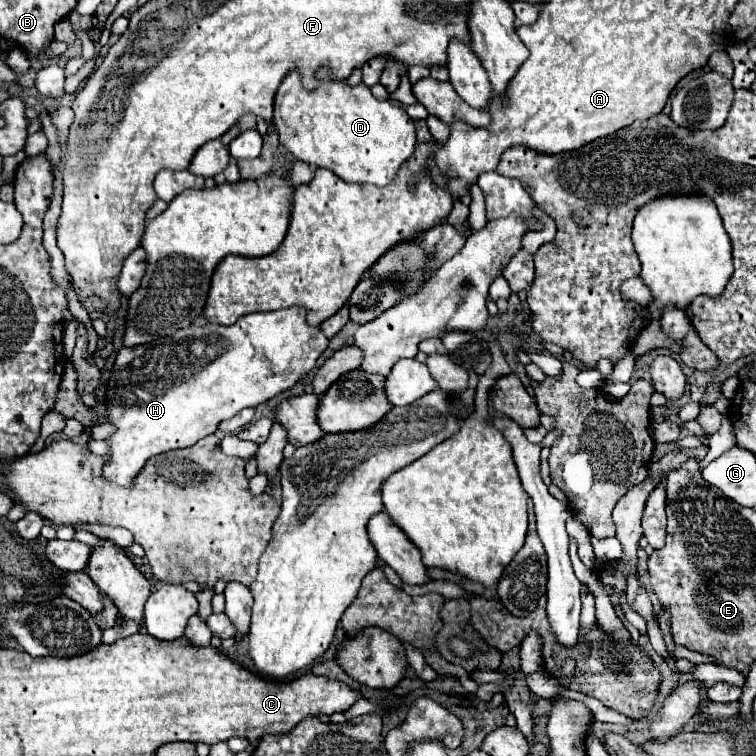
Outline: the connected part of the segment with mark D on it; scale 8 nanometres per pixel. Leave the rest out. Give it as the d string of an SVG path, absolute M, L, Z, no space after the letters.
M320 66L316 70L316 78L318 86L314 90L306 90L302 86L302 76L298 74L298 70L290 70L282 80L274 96L272 118L272 124L280 136L280 144L290 154L294 154L294 158L306 164L328 168L346 182L370 182L378 186L390 183L406 160L412 158L416 148L414 124L406 110L400 106L392 106L390 100L378 100L364 82L350 86L346 80L334 80L326 66Z

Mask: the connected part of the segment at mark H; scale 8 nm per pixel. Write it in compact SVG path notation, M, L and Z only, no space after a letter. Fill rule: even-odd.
M300 306L254 312L240 316L236 324L206 324L188 326L178 330L170 338L160 338L154 344L142 344L134 348L120 348L110 380L106 386L106 420L114 424L114 434L106 440L108 452L104 454L102 476L120 486L132 486L134 478L148 462L148 458L196 444L200 438L216 432L218 424L232 418L236 412L248 406L258 406L280 392L290 390L302 380L314 366L318 356L328 348L328 340L320 328L306 324L306 310Z

